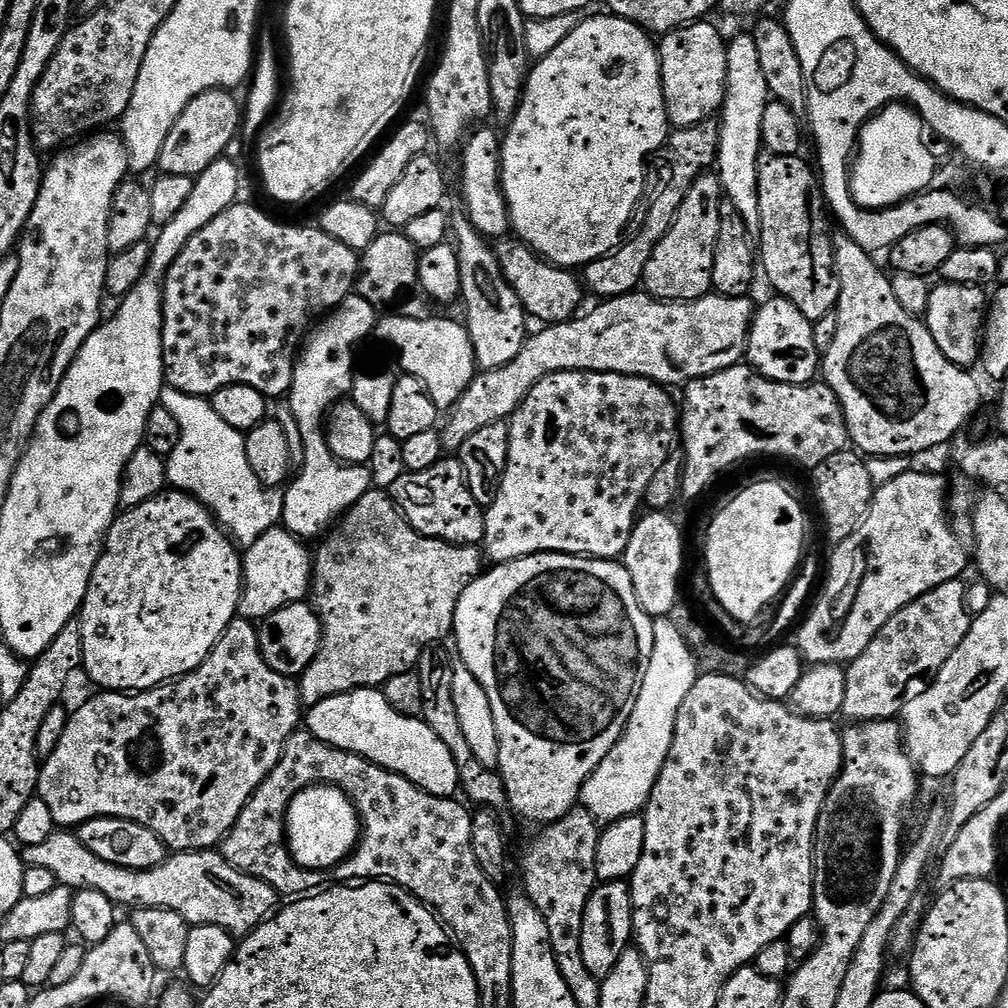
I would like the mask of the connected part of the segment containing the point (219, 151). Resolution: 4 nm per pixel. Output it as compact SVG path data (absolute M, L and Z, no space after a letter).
M227 88L206 90L206 94L198 94L198 98L182 110L178 122L174 122L170 134L166 134L166 142L162 142L158 168L163 175L186 174L195 178L227 153L224 151L231 146L236 131L239 133L242 128L242 104L232 96L235 95Z

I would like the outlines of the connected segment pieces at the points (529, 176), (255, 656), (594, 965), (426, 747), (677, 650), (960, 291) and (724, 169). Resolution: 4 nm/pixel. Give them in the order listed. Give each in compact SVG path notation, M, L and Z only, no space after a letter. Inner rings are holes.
M607 15L590 18L574 30L574 34L554 46L546 58L535 61L531 65L528 78L524 84L524 94L517 106L511 123L507 125L508 133L503 133L500 146L500 185L504 188L504 197L508 203L508 213L512 219L512 232L524 244L531 246L536 255L549 264L569 270L583 269L585 264L600 260L620 247L625 239L624 227L632 220L636 207L641 207L642 197L646 192L646 165L650 157L664 145L670 135L668 111L662 90L662 74L660 73L660 54L657 45L652 44L653 37L634 22L621 16Z
M237 618L226 626L222 638L210 650L210 654L193 672L187 672L175 682L160 685L158 688L149 688L146 692L110 692L100 690L95 693L77 712L73 711L66 722L66 730L62 730L62 738L58 738L58 746L54 746L54 754L43 757L40 764L40 783L38 798L46 802L54 822L61 829L72 830L87 820L94 818L122 818L130 822L138 822L146 826L146 830L154 830L158 838L173 853L203 852L212 850L223 841L225 834L238 822L238 814L250 802L250 798L262 786L262 782L278 766L282 758L282 750L286 742L302 724L302 705L300 689L289 677L278 674L278 670L270 670L260 653L260 633L253 621Z
M610 880L607 882L597 883L596 889L590 894L590 902L586 902L586 914L582 918L582 962L586 962L586 970L590 970L590 974L594 974L596 980L604 980L610 974L610 970L614 970L614 966L618 962L618 958L622 958L622 950L626 950L633 943L632 935L632 885L628 880Z
M356 688L352 692L343 692L337 696L318 702L306 712L306 728L314 738L326 742L343 752L352 752L364 760L376 764L379 768L390 770L435 796L455 797L461 791L458 766L446 750L446 742L430 730L430 726L419 716L403 716L386 702L383 691L375 688Z
M670 618L657 619L654 623L654 654L650 654L650 666L646 666L646 678L642 678L642 690L624 735L610 754L602 758L580 792L579 803L601 825L637 815L647 808L656 779L666 762L666 754L670 754L678 710L682 710L682 702L686 702L686 694L690 694L697 675L696 659L690 646L686 646L686 638L678 634L678 626L674 626Z
M937 283L930 294L928 310L922 317L934 342L938 342L938 350L960 368L971 369L972 364L979 365L982 360L984 321L988 319L990 303L989 293L984 292L987 291L983 287Z
M750 34L744 36L736 36L727 41L728 53L726 54L726 94L724 95L724 107L718 113L718 123L720 125L720 145L718 146L718 154L714 165L715 175L718 177L721 186L724 187L724 195L727 200L734 202L734 210L738 210L738 214L742 214L742 222L746 222L746 230L753 238L759 237L760 223L762 222L762 210L758 206L758 174L762 163L762 114L766 114L766 106L770 102L770 93L766 86L766 77L762 75L762 65L758 58L758 46L754 46L754 38Z

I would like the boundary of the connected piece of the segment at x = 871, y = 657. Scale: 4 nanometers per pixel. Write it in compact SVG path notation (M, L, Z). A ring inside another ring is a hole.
M963 579L951 580L922 594L922 598L910 602L910 606L902 606L902 610L898 610L898 614L894 614L894 618L890 618L890 622L886 622L886 626L882 626L882 630L878 630L878 634L874 634L874 642L870 642L870 646L866 646L866 650L862 650L862 654L858 654L858 658L852 661L850 670L846 671L846 700L842 702L843 719L848 719L848 722L896 720L903 713L906 702L914 702L914 698L926 694L926 690L934 682L938 670L942 670L942 666L946 666L946 658L950 658L950 654L954 654L954 650L958 650L958 645L962 642L962 638L966 638L972 625L974 616L971 611L968 613L968 596L964 593L964 583Z

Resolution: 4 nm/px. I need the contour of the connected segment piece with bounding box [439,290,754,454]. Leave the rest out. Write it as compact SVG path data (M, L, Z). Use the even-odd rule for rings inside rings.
M637 290L625 296L615 296L612 300L600 300L593 312L585 311L571 320L560 324L541 327L527 337L514 357L514 362L498 366L489 372L481 371L466 386L462 398L447 413L448 421L444 432L439 433L440 447L445 453L459 453L460 448L470 438L486 426L499 420L507 421L522 406L530 390L542 378L559 372L613 372L623 376L641 376L661 386L672 384L687 385L690 380L697 380L715 372L732 368L745 359L748 351L748 331L752 329L754 304L748 296L722 296L709 294L687 302L665 302L655 300L643 290Z

